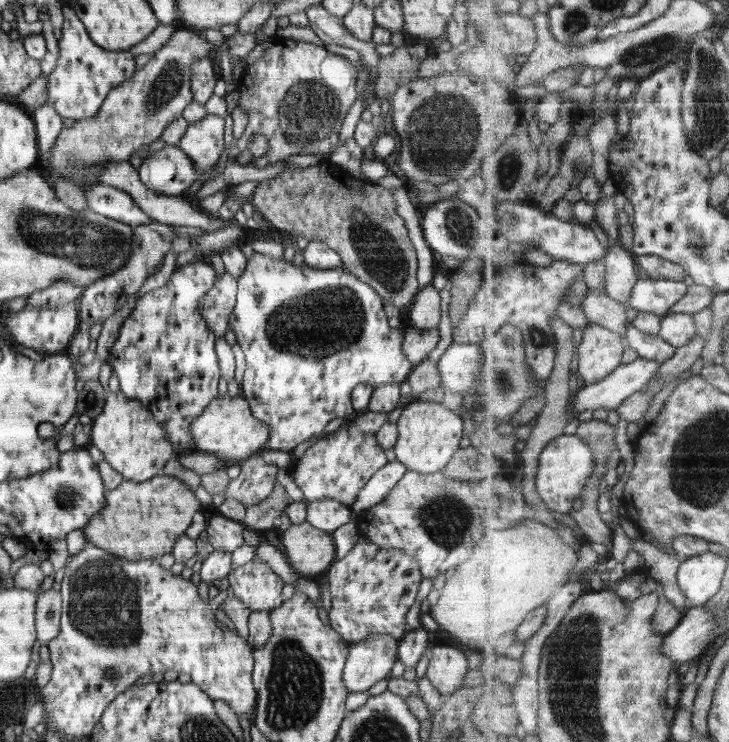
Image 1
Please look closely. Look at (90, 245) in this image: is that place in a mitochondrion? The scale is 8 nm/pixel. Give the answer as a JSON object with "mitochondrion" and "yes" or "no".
{"mitochondrion":"yes"}

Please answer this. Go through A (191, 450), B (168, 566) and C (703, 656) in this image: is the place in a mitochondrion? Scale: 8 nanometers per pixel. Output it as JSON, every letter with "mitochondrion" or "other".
{"A":"other","B":"other","C":"other"}

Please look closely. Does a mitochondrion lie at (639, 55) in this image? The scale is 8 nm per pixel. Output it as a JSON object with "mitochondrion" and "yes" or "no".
{"mitochondrion":"yes"}

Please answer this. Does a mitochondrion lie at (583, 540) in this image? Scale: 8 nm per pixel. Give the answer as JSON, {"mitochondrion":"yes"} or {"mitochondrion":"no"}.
{"mitochondrion":"no"}

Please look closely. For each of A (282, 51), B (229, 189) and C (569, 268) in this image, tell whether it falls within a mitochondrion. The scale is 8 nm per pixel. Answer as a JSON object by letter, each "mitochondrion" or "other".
{"A":"other","B":"other","C":"other"}

